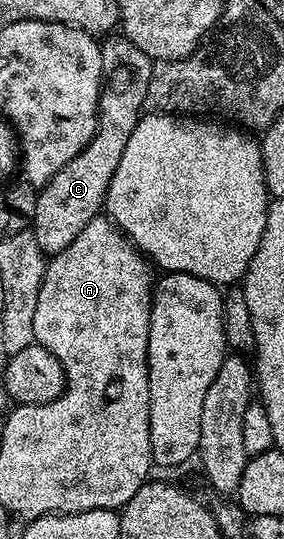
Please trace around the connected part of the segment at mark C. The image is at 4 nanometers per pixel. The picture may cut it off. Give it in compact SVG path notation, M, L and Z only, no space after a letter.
M115 37L104 38L101 43L103 84L99 90L99 120L95 135L89 141L89 145L85 145L85 149L81 149L81 153L77 153L77 157L73 157L73 161L69 161L69 165L65 165L65 169L61 169L61 173L50 179L37 194L33 230L37 237L37 245L41 245L43 254L48 257L61 253L61 249L73 245L73 237L77 237L77 233L81 233L81 229L85 229L85 225L89 225L89 221L93 221L96 215L104 210L109 181L113 181L113 173L117 173L121 153L125 153L125 145L129 145L129 137L133 137L133 129L145 111L153 61L148 55L141 53L141 49L133 45L133 41L125 37L111 38Z

